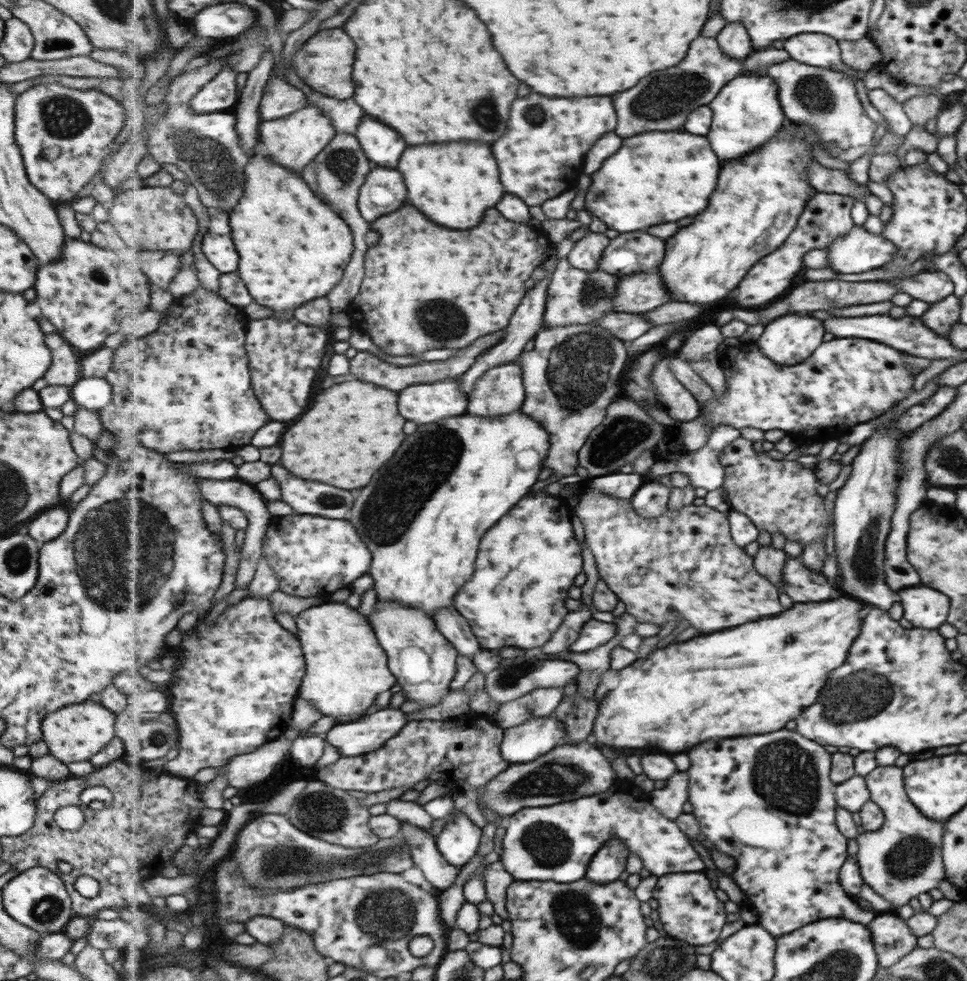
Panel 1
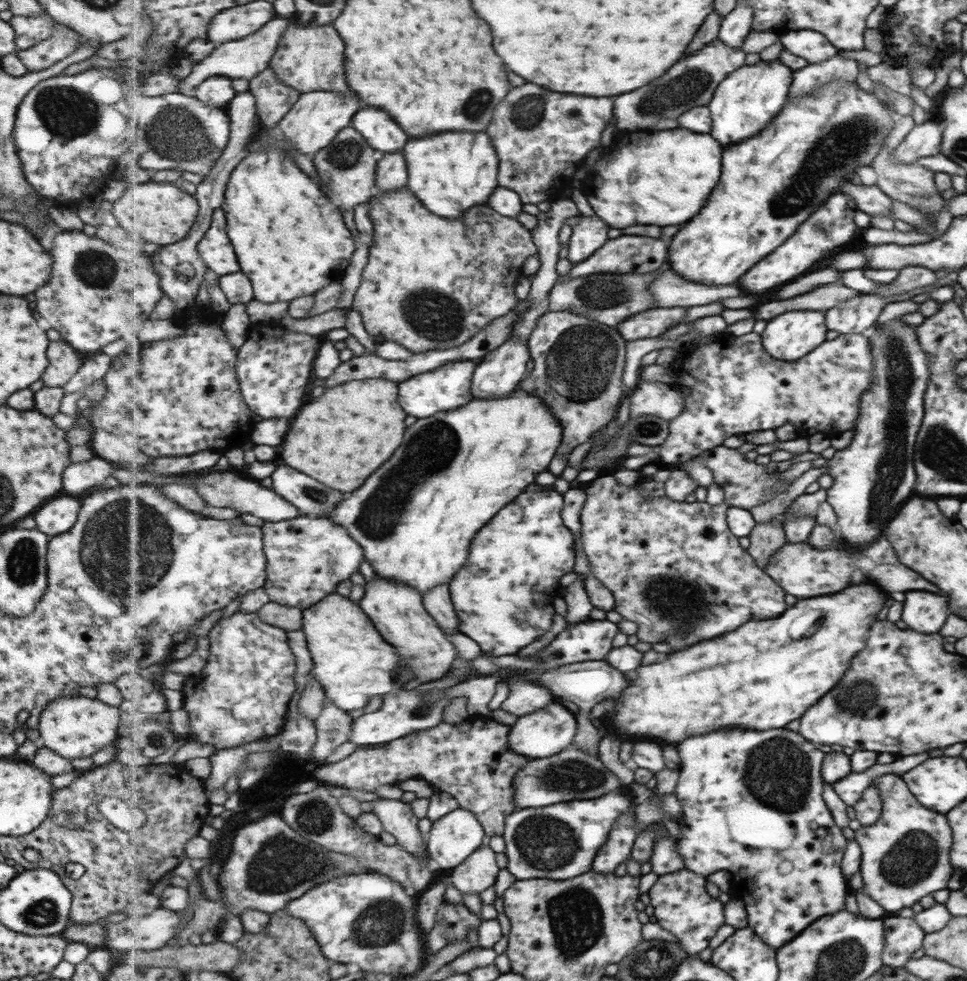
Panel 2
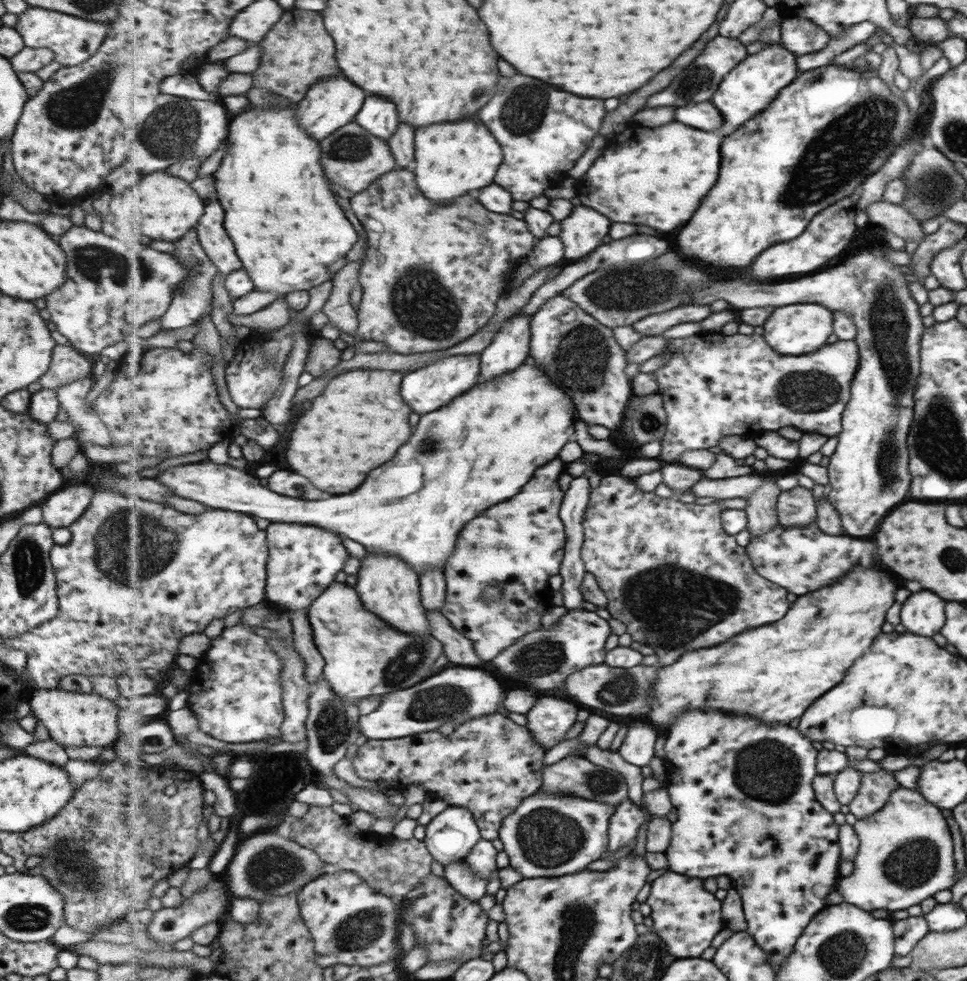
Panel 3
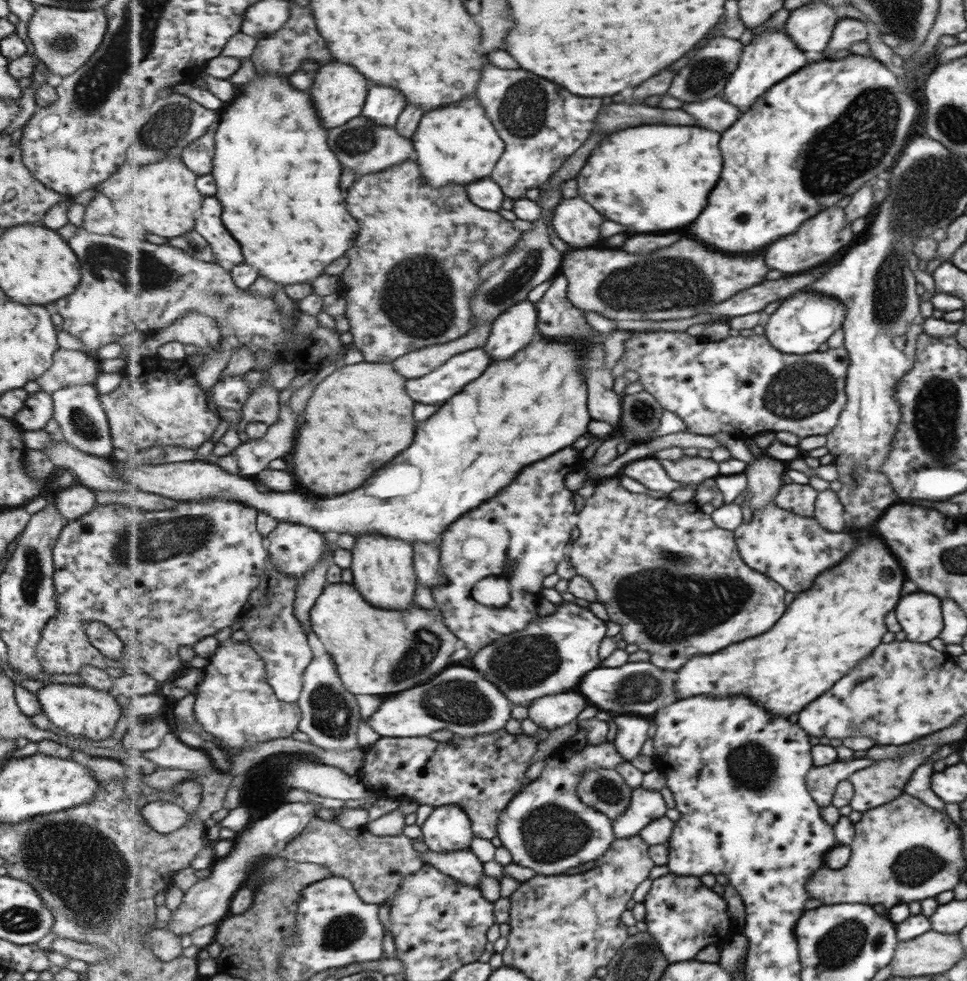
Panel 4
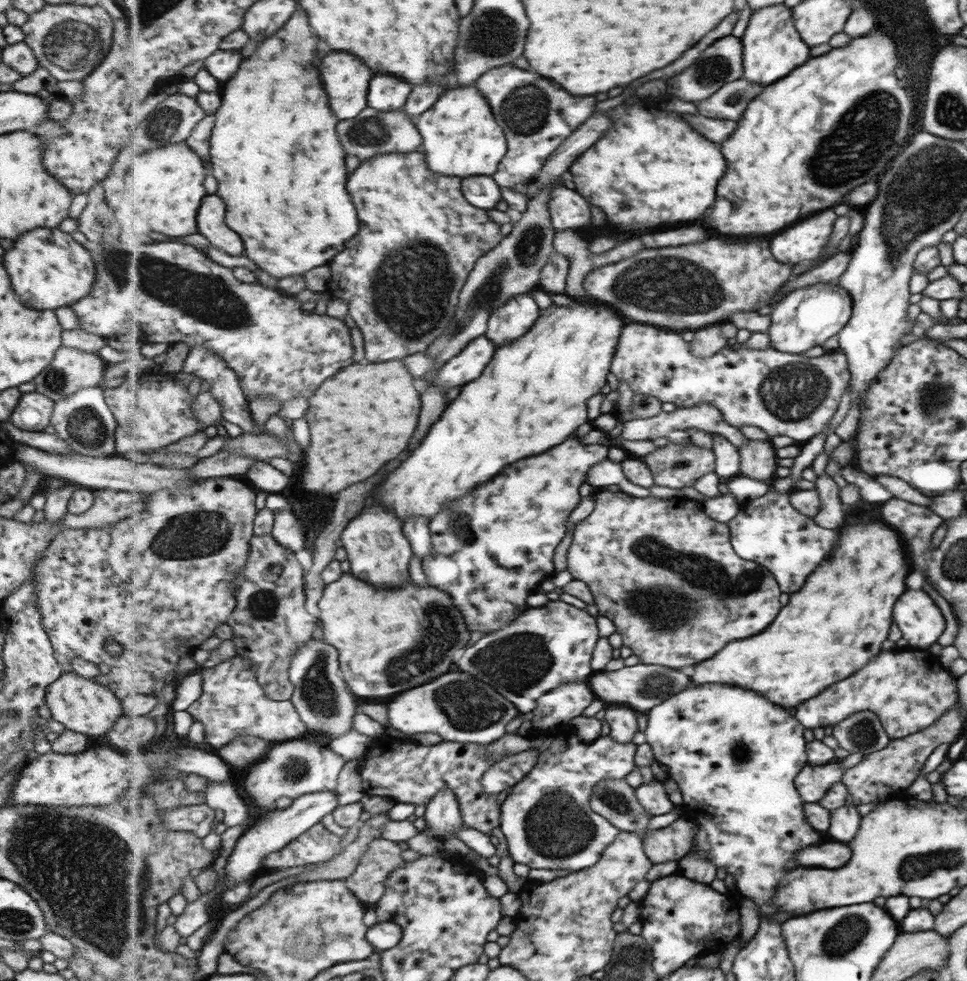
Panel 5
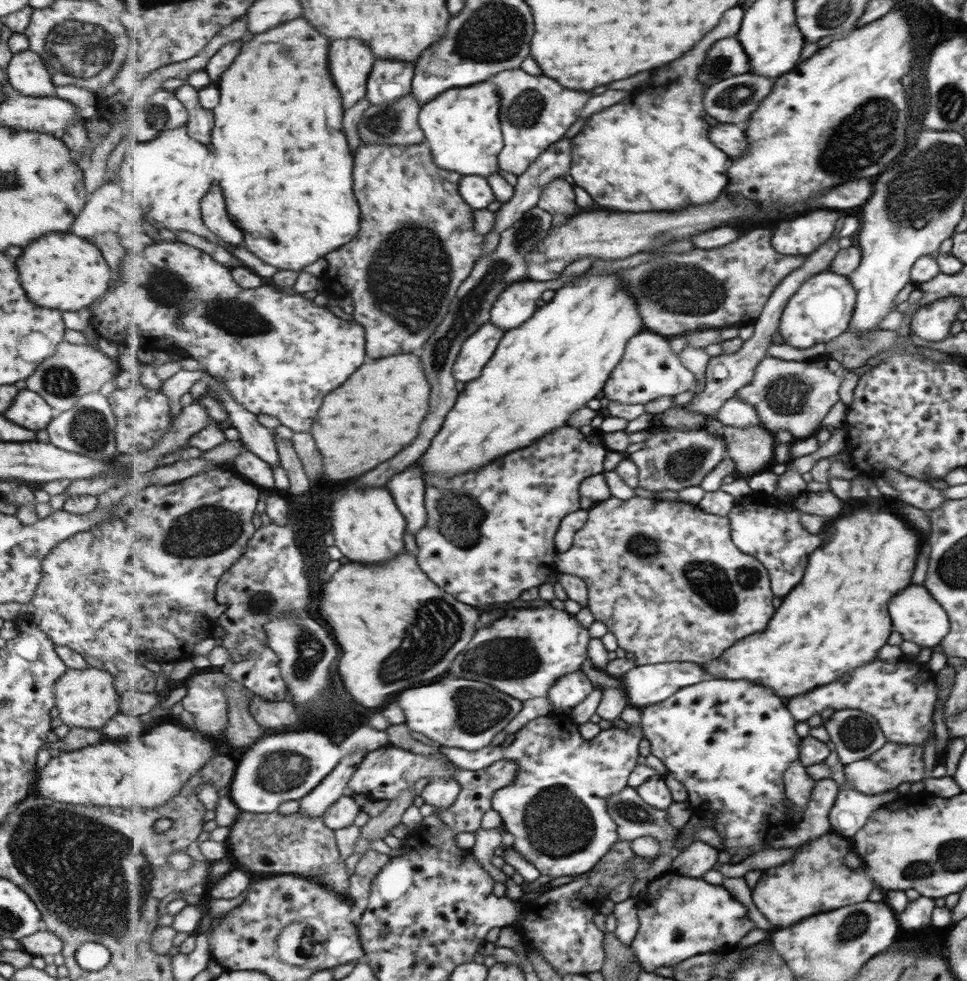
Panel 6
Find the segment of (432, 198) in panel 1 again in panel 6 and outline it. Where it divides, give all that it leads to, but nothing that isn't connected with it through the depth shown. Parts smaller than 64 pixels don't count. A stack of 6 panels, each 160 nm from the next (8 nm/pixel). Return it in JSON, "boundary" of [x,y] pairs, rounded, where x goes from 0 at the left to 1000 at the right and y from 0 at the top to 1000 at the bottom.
{"boundary":[[[502,83],[491,88],[468,90],[437,107],[434,128],[441,147],[448,153],[452,169],[476,175],[479,179],[505,180],[515,176],[517,157],[523,149],[516,122],[519,102],[516,94],[517,90],[510,83]]]}

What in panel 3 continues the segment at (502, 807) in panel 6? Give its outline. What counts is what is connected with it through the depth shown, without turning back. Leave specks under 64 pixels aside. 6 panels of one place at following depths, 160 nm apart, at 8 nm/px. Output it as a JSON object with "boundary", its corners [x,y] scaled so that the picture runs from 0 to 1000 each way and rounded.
{"boundary":[[[555,806],[522,834],[516,855],[526,873],[526,882],[543,896],[600,890],[629,867],[631,838],[636,829],[637,822],[625,818]]]}

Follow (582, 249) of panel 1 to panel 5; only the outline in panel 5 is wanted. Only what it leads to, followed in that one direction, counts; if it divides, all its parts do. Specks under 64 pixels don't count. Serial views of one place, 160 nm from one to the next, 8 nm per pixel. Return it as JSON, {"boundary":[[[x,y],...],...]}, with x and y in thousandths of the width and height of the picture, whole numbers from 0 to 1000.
{"boundary":[[[574,192],[567,213],[575,234],[592,234],[597,239],[611,230],[611,209],[598,195]]]}

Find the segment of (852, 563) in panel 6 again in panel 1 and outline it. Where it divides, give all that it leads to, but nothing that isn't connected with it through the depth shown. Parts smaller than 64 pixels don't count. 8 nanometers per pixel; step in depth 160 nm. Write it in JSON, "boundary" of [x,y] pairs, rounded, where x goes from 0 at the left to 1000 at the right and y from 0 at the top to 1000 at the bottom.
{"boundary":[[[875,607],[861,614],[819,616],[818,622],[801,630],[694,656],[677,663],[669,673],[659,673],[646,681],[638,703],[630,705],[622,720],[613,746],[619,752],[615,758],[640,765],[708,767],[735,752],[795,748],[812,742],[830,722],[843,716],[855,687],[872,677],[880,655],[888,647],[888,622],[893,617]]]}

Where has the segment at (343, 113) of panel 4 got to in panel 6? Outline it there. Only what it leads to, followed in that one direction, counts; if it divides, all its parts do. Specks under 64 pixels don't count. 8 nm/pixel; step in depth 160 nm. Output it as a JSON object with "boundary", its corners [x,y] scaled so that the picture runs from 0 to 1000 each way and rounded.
{"boundary":[[[371,39],[346,41],[342,47],[342,71],[349,90],[355,94],[357,110],[365,110],[381,98],[381,82],[388,67],[386,51]]]}

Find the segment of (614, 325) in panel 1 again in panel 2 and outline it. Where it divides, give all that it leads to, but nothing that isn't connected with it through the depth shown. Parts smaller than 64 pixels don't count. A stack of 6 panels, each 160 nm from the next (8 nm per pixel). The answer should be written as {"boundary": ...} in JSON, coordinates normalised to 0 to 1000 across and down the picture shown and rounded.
{"boundary":[[[677,314],[649,324],[639,335],[648,347],[680,345],[688,336],[702,330],[708,322],[710,314]]]}

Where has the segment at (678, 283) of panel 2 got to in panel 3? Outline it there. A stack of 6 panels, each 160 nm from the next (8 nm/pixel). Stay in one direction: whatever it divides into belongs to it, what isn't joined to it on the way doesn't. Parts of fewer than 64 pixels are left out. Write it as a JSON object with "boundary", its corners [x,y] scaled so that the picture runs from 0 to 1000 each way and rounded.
{"boundary":[[[913,253],[890,254],[880,257],[870,271],[851,273],[841,280],[832,280],[812,290],[766,290],[766,287],[744,287],[731,296],[719,300],[719,310],[737,310],[739,306],[752,306],[762,314],[789,314],[789,312],[816,312],[816,310],[843,309],[854,312],[858,317],[869,316],[880,323],[885,339],[881,345],[886,352],[887,370],[878,392],[878,408],[869,422],[870,438],[866,441],[863,459],[857,466],[856,492],[859,499],[854,509],[865,517],[873,544],[897,546],[903,544],[907,534],[923,516],[938,504],[942,484],[940,483],[937,444],[944,426],[944,399],[951,383],[951,345],[954,338],[948,311],[940,298],[936,279],[930,271],[917,267]]]}

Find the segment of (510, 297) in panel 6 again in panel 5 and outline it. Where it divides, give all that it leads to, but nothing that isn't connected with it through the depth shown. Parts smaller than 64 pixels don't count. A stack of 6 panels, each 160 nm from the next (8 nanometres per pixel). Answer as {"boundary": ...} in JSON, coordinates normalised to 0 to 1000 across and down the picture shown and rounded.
{"boundary":[[[549,299],[532,302],[509,320],[502,341],[511,347],[515,354],[520,353],[524,348],[545,340],[559,322],[557,318],[559,315]]]}

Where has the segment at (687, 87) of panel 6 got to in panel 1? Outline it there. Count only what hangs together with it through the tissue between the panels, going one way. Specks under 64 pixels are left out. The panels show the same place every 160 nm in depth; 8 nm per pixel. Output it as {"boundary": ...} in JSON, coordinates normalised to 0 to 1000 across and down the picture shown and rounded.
{"boundary":[[[669,135],[657,141],[648,141],[638,159],[632,159],[613,181],[613,190],[606,194],[605,214],[619,220],[630,232],[640,236],[657,236],[671,230],[700,226],[710,220],[721,220],[733,210],[733,202],[741,192],[746,177],[746,167],[735,151],[731,139],[721,139],[713,135]]]}

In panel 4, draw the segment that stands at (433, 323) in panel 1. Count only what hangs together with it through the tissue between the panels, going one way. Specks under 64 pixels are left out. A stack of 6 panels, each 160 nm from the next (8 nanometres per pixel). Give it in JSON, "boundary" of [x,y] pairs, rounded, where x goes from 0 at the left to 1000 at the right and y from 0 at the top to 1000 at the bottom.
{"boundary":[[[429,163],[415,165],[415,168],[402,170],[393,176],[384,176],[367,181],[367,188],[361,192],[361,216],[373,226],[373,243],[369,243],[369,247],[365,249],[365,255],[361,255],[361,259],[359,259],[361,271],[353,279],[355,287],[353,297],[359,306],[358,322],[364,332],[362,338],[365,340],[365,352],[375,361],[376,367],[380,369],[405,370],[417,361],[480,344],[491,333],[491,330],[494,330],[494,324],[489,320],[487,314],[487,307],[490,298],[497,290],[497,273],[506,267],[506,264],[521,260],[533,251],[534,247],[540,245],[540,236],[531,232],[528,225],[522,224],[516,216],[502,214],[489,207],[485,203],[481,190],[468,188],[468,190],[460,190],[460,194],[452,194],[452,192],[444,190]]]}

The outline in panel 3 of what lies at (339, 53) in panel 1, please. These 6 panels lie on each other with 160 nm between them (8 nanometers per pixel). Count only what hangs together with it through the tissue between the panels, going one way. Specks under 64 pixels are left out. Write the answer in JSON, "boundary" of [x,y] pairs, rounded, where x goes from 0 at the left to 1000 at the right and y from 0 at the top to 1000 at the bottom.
{"boundary":[[[307,6],[294,11],[292,19],[280,30],[277,37],[269,43],[272,57],[264,80],[264,90],[274,90],[293,99],[300,100],[306,106],[315,100],[319,92],[328,83],[346,78],[353,74],[349,65],[346,41],[334,27],[331,12],[321,11]]]}

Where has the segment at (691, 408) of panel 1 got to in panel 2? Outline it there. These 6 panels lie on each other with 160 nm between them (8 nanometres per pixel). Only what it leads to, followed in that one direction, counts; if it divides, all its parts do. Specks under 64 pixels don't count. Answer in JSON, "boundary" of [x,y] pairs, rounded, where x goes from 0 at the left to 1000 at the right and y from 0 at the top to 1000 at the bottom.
{"boundary":[[[663,388],[653,400],[650,427],[675,423],[696,428],[708,418],[706,401],[696,392],[680,388]]]}

